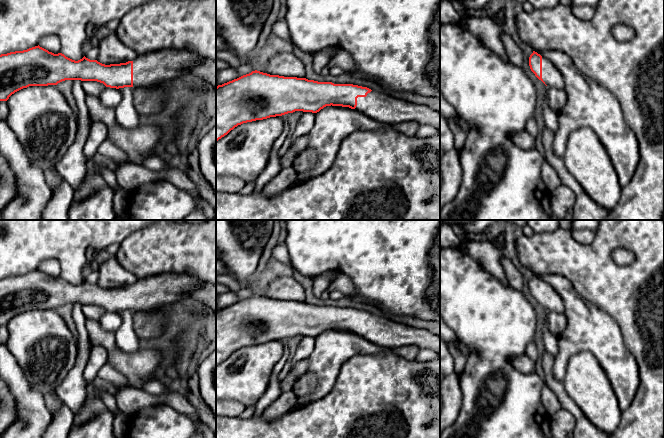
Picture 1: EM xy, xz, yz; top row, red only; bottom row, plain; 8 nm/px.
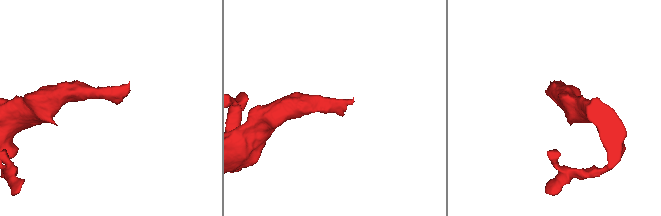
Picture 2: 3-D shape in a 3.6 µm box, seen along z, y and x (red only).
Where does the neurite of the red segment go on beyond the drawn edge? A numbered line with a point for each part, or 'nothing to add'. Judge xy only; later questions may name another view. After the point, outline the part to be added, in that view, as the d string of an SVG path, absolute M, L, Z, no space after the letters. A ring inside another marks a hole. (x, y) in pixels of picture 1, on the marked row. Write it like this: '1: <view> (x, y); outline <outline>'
1: xy (149, 70); outline M173 49L153 51L138 55L133 60L133 87L155 87L163 81L177 78L201 63L201 56L195 52Z

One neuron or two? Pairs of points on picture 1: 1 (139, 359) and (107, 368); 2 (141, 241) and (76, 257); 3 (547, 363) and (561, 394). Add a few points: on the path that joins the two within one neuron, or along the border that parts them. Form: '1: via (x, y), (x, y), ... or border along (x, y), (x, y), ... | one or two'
1: border along (107, 361), (126, 377), (127, 384) | two
2: border along (139, 230), (129, 234), (120, 243) | two
3: via (548, 371), (550, 380), (556, 386) | one

